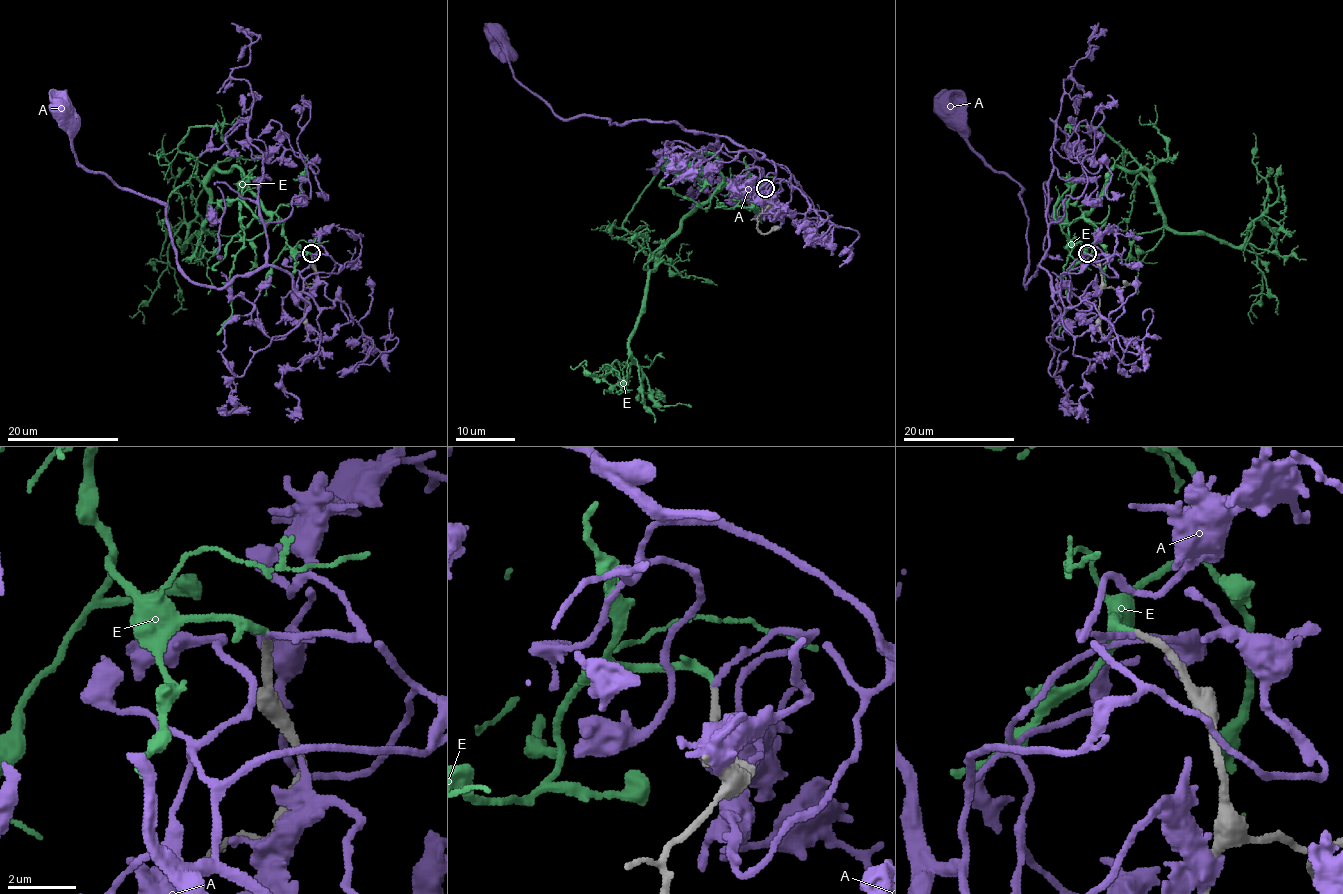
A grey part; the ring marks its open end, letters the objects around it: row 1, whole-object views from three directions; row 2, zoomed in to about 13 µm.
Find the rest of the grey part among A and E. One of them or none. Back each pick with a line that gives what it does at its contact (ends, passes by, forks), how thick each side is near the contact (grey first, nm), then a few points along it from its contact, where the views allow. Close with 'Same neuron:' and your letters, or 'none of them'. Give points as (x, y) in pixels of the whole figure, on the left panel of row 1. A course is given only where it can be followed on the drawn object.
E: it passes by | 200/170 nm | via (311, 254), (287, 244), (237, 167), (215, 169), (202, 228), (183, 246), (181, 225), (138, 307), (144, 324)
Same neuron: E

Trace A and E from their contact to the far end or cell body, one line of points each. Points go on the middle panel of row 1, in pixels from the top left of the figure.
A: (765, 188), (777, 179), (792, 188), (796, 181), (723, 136), (670, 123), (561, 118), (515, 78), (500, 32)
E: (765, 188), (735, 199), (728, 184), (693, 209), (652, 258), (629, 363), (601, 376), (586, 366)

